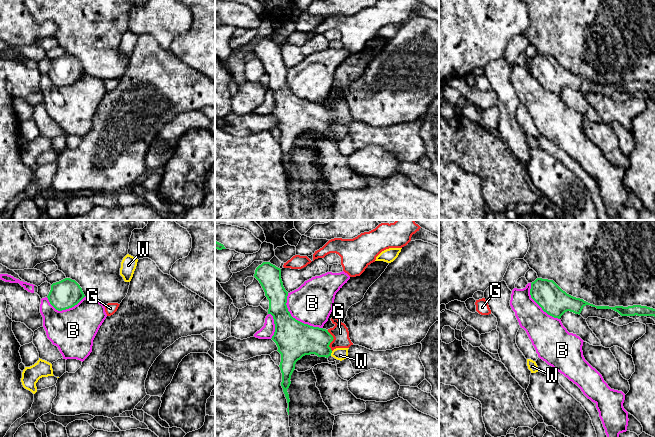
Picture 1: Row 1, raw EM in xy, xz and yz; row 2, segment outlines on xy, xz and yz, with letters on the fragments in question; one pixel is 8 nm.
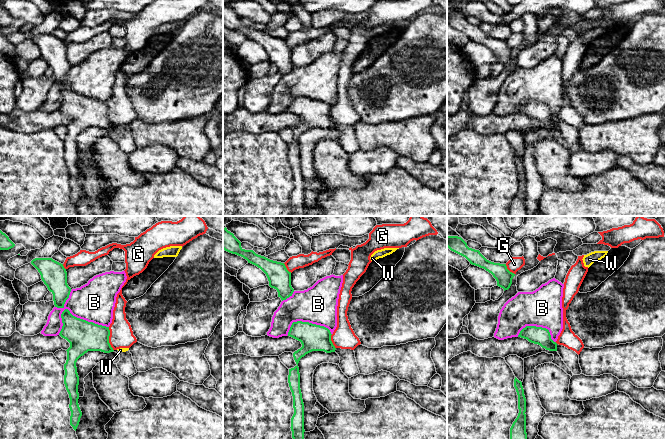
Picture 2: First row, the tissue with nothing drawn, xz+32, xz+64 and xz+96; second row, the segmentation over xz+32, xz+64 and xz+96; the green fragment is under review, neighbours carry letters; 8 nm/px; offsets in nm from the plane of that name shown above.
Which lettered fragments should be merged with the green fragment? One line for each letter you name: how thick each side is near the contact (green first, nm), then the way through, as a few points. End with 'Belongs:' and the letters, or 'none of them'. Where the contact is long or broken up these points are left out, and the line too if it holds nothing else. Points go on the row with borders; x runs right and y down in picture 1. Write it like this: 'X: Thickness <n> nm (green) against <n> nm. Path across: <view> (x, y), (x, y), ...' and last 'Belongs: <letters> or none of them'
Belongs: none of them

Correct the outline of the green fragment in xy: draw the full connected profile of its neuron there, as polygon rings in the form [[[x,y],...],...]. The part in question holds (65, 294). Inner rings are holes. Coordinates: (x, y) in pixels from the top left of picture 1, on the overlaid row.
[[[70,278],[53,283],[47,296],[50,304],[58,311],[74,307],[84,297],[80,285]]]

